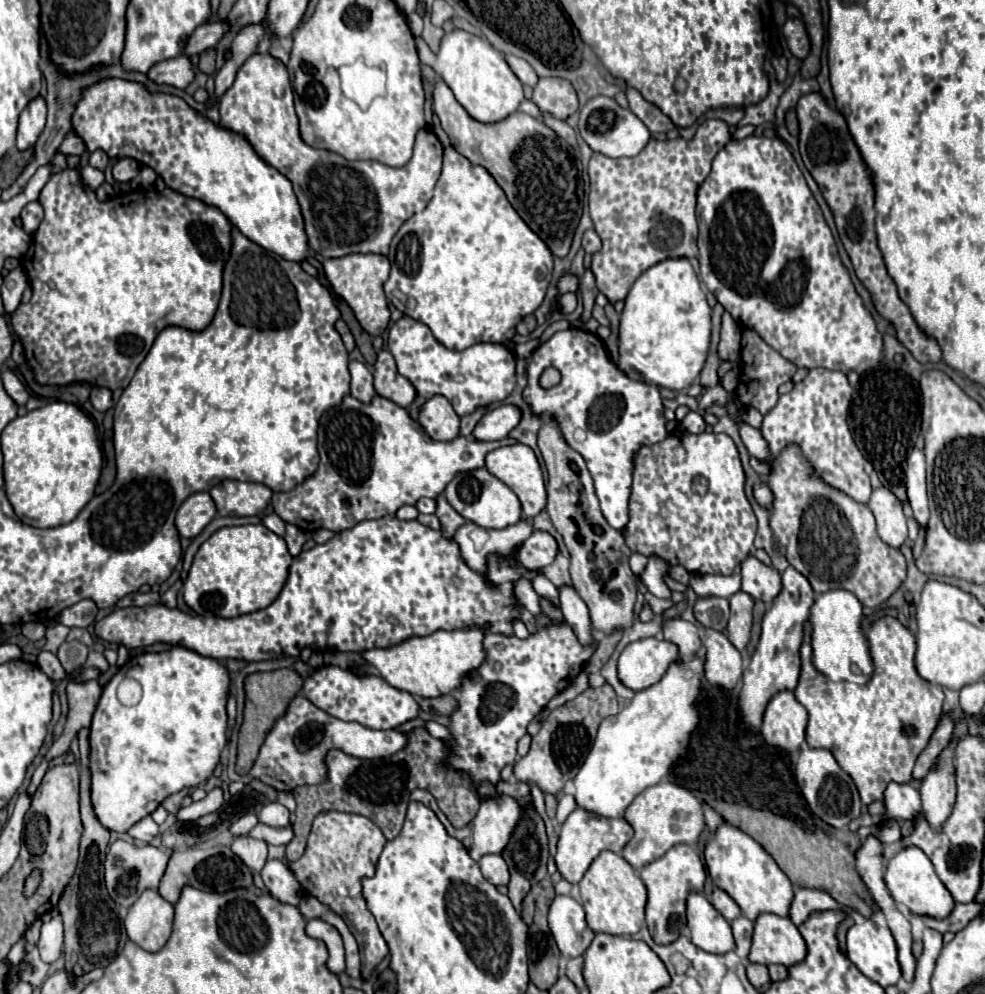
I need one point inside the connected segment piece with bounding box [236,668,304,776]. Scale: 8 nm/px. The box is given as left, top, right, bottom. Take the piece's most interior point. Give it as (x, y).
(268, 694)

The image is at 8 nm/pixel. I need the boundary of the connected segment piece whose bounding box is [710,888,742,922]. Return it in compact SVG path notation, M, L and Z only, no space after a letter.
M714 888L710 902L712 902L712 906L714 906L714 908L716 908L728 922L732 922L734 918L742 916L740 906L738 906L738 904L736 904L724 890L720 890L720 888Z

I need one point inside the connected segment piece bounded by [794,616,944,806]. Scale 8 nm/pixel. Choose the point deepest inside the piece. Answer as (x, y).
(876, 731)

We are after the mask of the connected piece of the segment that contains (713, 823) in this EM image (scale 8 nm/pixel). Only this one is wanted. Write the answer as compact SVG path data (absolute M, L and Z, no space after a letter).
M702 804L702 808L704 808L704 818L706 818L706 824L708 824L708 828L714 832L716 828L718 828L718 824L720 824L720 814L710 806L710 804Z

